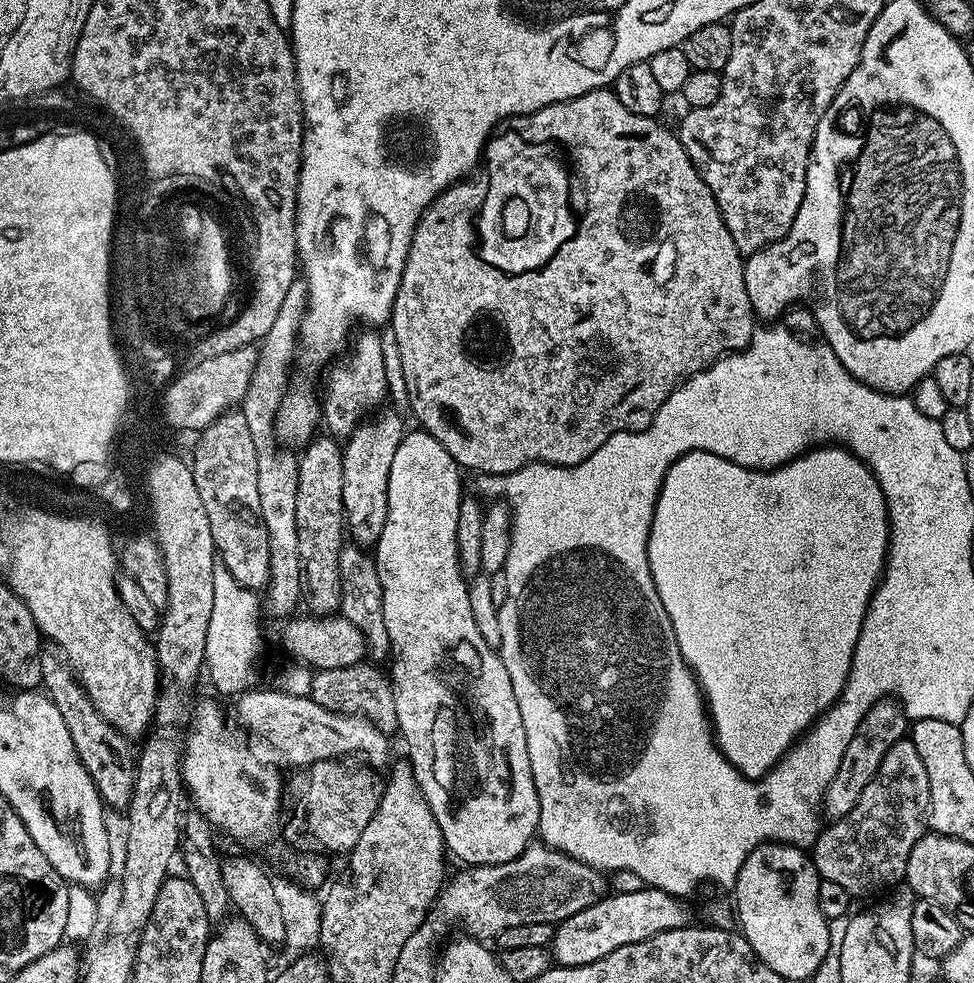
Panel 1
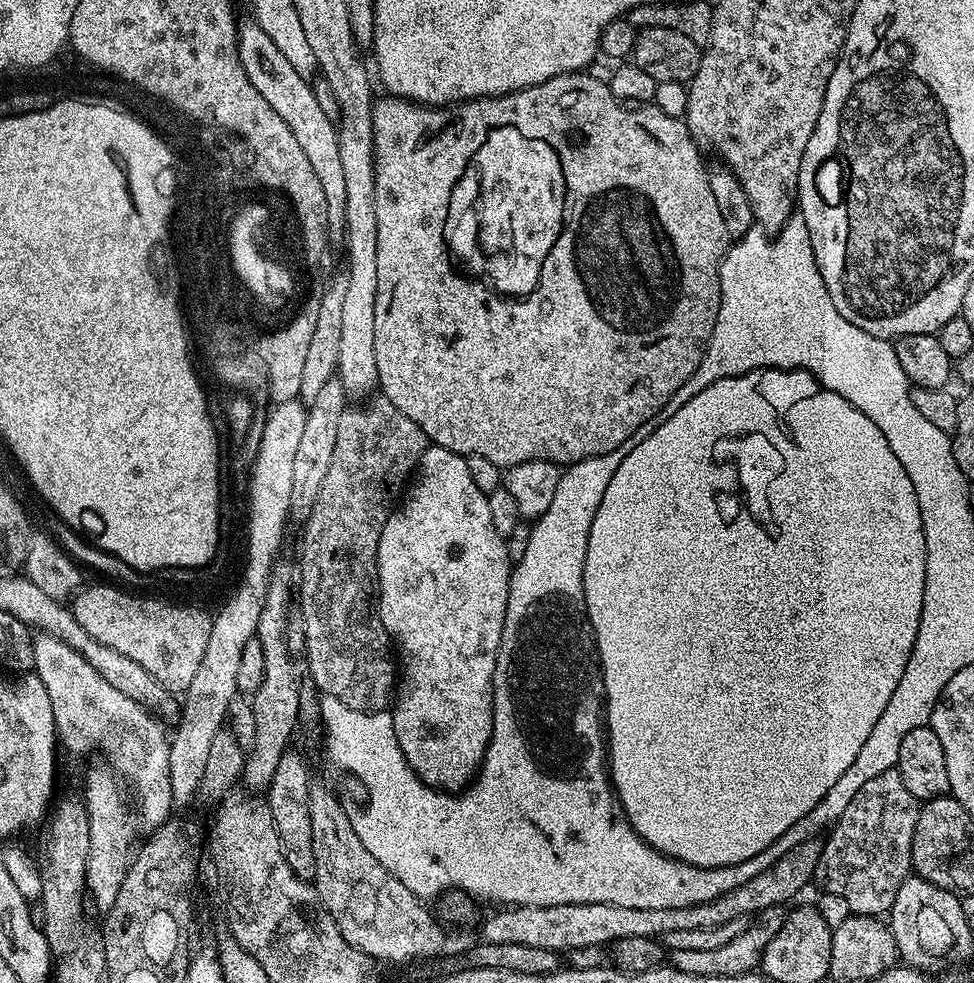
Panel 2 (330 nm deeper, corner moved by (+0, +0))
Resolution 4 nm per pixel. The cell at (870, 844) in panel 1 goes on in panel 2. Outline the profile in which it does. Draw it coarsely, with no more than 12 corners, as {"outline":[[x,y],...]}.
{"outline":[[896,768],[823,841],[815,887],[891,913],[921,801]]}

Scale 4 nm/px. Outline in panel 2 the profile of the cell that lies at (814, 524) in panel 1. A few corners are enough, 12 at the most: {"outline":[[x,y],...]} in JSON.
{"outline":[[798,368],[624,452],[610,779],[733,868],[910,662],[918,494]]}

